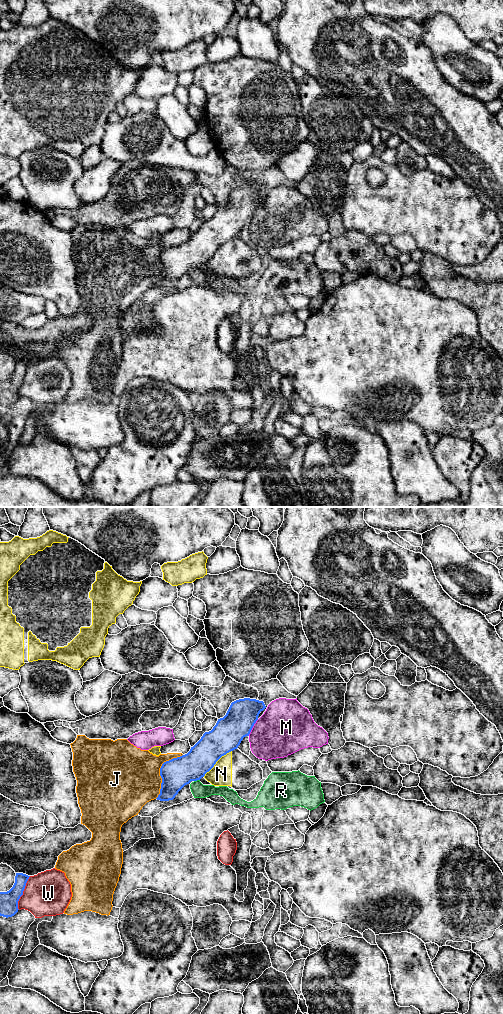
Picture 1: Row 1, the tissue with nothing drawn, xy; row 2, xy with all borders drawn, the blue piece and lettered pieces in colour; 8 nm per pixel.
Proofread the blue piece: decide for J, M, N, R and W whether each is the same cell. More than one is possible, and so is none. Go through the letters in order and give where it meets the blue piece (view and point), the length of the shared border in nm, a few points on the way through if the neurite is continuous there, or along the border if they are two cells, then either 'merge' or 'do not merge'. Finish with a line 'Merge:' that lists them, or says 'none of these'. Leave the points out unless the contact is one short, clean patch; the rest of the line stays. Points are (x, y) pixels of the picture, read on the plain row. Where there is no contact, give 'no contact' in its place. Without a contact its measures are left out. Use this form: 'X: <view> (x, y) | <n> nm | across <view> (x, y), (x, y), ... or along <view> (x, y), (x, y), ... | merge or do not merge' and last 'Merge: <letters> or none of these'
J: xy (160, 259) | 420 nm | do not merge
M: xy (252, 215) | 160 nm | do not merge
N: xy (216, 249) | 320 nm | do not merge
R: xy (196, 268) | 50 nm | do not merge
W: xy (22, 381) | 280 nm | do not merge
Merge: none of these

